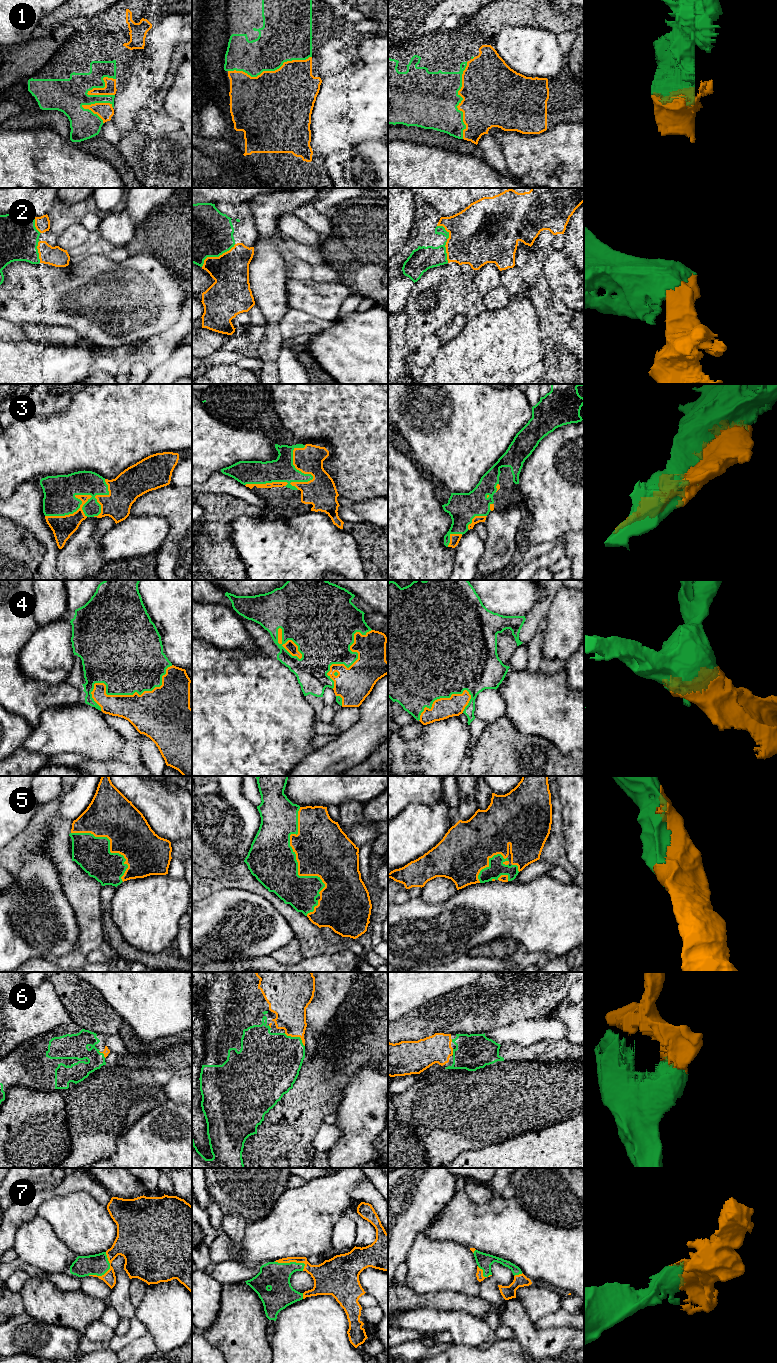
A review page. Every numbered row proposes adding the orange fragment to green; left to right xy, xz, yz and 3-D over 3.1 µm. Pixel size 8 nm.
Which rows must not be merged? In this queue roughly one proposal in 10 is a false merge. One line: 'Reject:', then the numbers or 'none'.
Reject: 1

